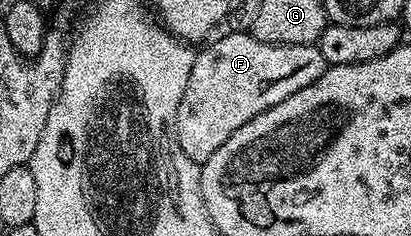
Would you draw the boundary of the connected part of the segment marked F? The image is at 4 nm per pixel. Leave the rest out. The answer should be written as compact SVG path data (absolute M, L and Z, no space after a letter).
M227 32L220 40L214 40L195 57L175 119L181 150L200 166L213 158L245 122L277 106L277 102L285 102L289 94L305 90L328 68L315 44L266 44L250 32Z

